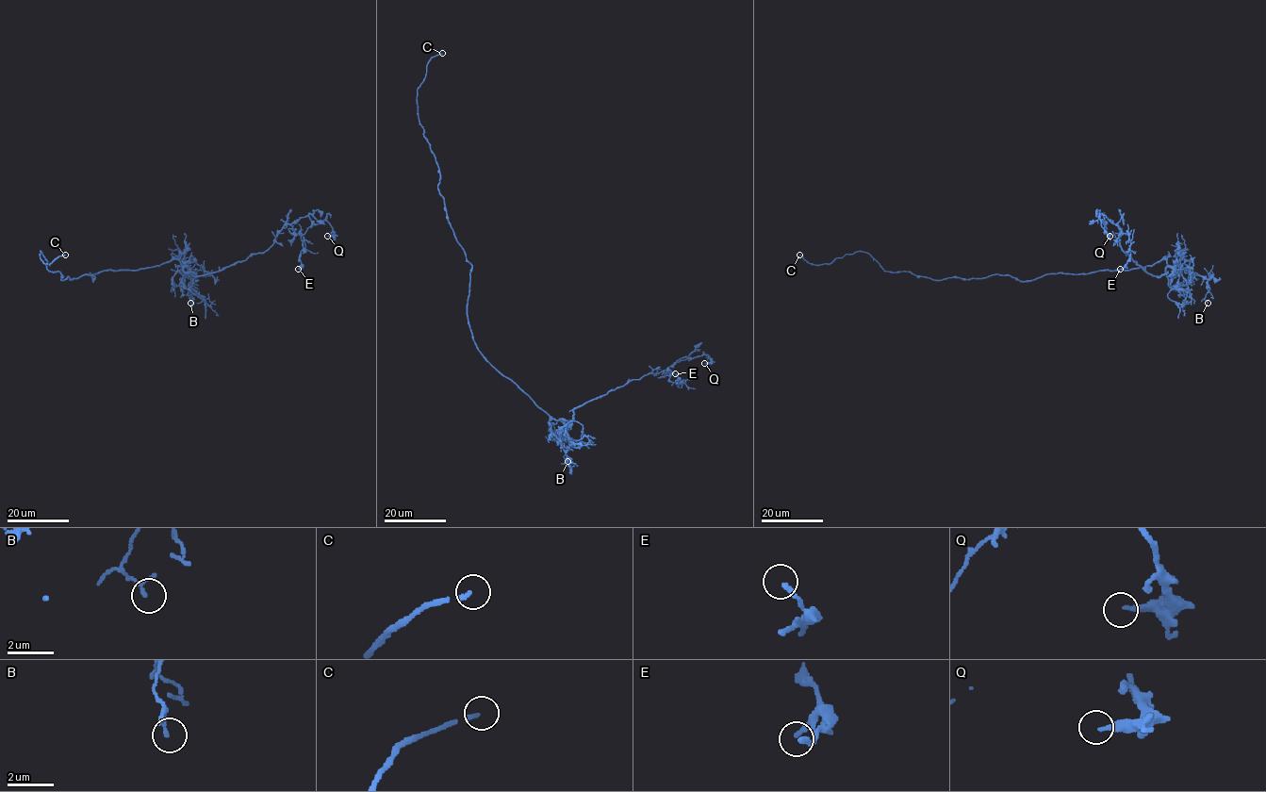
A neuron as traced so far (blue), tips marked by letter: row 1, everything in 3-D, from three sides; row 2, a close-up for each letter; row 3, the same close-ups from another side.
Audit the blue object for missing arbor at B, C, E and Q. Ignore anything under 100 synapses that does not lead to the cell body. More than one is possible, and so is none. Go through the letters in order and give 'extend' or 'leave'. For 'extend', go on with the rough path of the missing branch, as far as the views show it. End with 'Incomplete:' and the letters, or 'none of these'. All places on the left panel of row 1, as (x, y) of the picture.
B: leave
C: extend
E: leave
Q: leave
Incomplete: C

